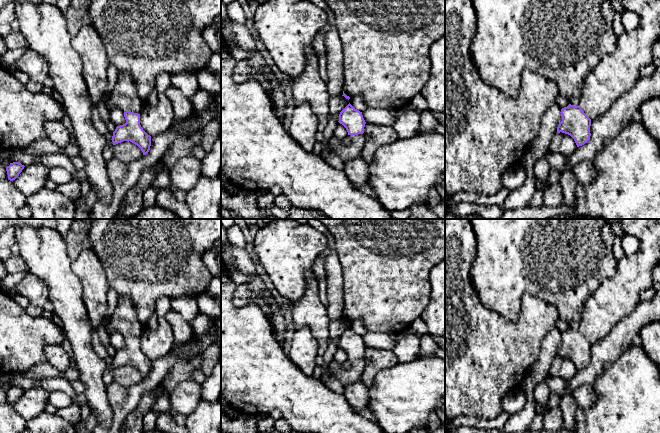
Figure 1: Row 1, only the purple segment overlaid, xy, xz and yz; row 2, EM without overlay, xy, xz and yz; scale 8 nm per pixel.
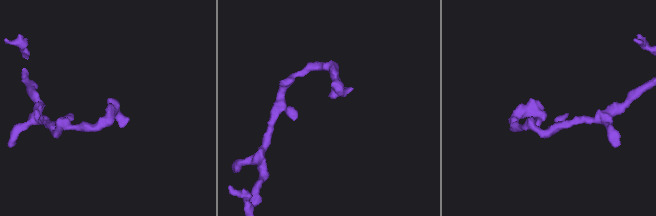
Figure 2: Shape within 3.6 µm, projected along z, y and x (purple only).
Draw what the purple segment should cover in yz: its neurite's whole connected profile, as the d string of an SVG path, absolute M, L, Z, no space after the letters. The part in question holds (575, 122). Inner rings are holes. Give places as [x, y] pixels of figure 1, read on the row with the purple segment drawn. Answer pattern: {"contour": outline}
{"contour": "M621 0L621 2L624 9L633 11L640 16L639 26L620 35L616 51L605 55L586 76L579 97L579 105L569 104L560 112L562 121L557 127L557 133L562 132L570 135L577 147L590 140L591 121L607 113L614 102L636 85L640 79L640 69L653 62L653 46L660 39L660 0Z"}

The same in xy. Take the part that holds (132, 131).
{"contour": "M119 72L117 83L107 101L108 110L119 108L124 112L126 123L117 126L113 132L113 145L123 141L130 141L137 145L143 155L146 155L151 146L151 136L140 125L140 111L146 104L136 89L135 81L128 73Z"}

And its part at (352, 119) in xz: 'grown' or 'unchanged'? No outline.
grown

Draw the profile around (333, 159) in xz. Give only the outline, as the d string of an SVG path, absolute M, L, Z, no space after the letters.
M331 151L328 154L323 154L321 155L326 162L331 165L332 167L336 168L336 169L343 169L344 168L344 164L345 161L342 160L336 153L334 153L333 151Z

